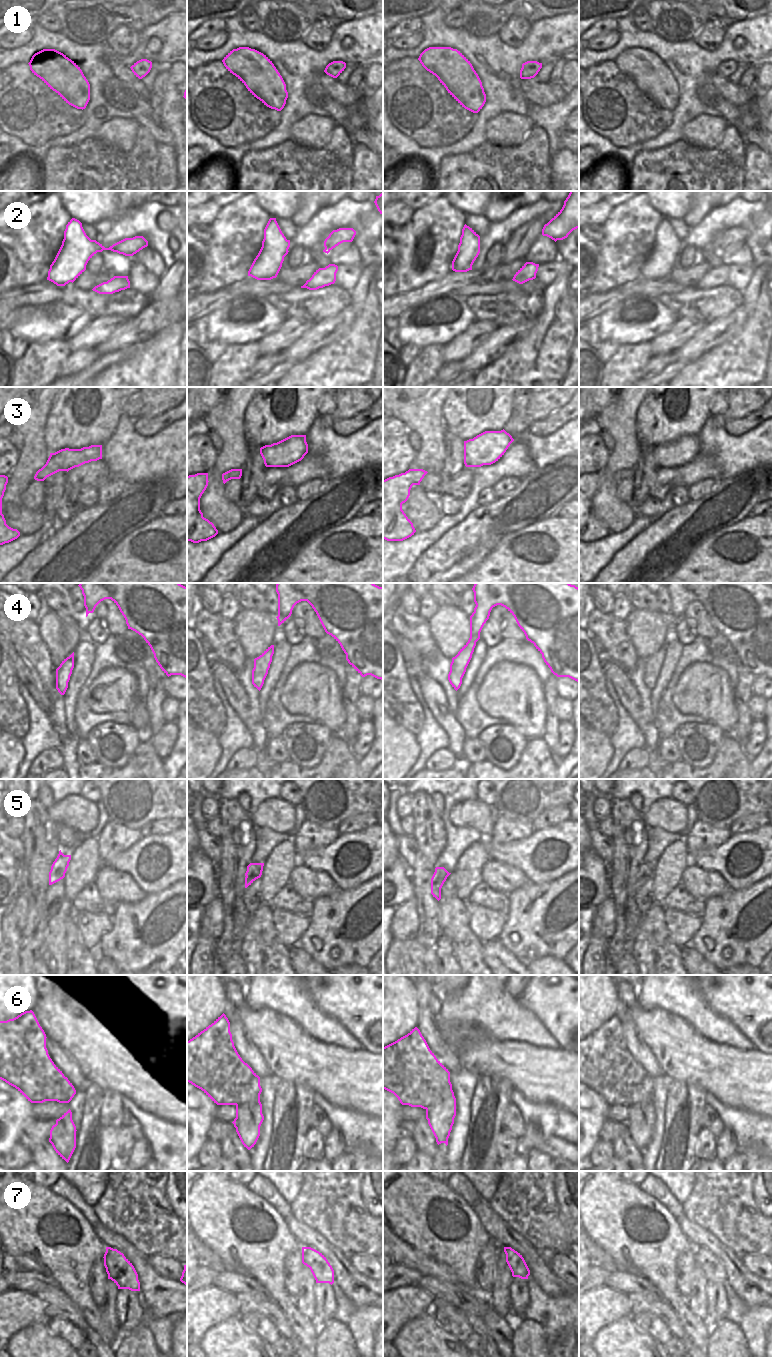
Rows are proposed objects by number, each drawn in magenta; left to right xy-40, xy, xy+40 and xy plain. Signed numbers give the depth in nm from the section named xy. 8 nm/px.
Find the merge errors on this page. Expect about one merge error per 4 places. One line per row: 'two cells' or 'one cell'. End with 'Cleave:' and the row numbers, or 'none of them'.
1: one cell
2: one cell
3: one cell
4: one cell
5: one cell
6: two cells
7: one cell
Cleave: 6

